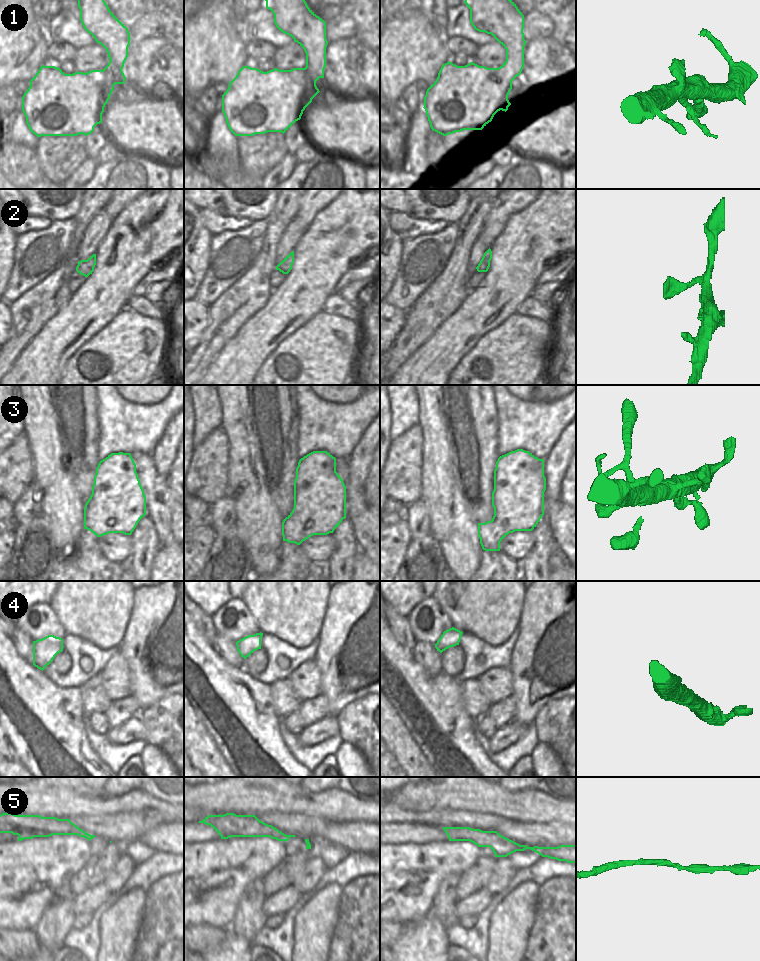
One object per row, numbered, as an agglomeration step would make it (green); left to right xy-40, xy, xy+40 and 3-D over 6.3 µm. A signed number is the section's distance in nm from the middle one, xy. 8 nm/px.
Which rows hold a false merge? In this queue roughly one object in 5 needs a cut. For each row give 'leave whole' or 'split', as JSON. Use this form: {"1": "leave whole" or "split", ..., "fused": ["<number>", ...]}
{"1": "leave whole", "2": "leave whole", "3": "leave whole", "4": "leave whole", "5": "leave whole", "fused": []}

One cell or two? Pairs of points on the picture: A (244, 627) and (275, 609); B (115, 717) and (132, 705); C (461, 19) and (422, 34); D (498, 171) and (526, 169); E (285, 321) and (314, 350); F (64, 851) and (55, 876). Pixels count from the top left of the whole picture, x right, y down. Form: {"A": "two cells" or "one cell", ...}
{"A": "two cells", "B": "one cell", "C": "two cells", "D": "one cell", "E": "two cells", "F": "one cell"}

